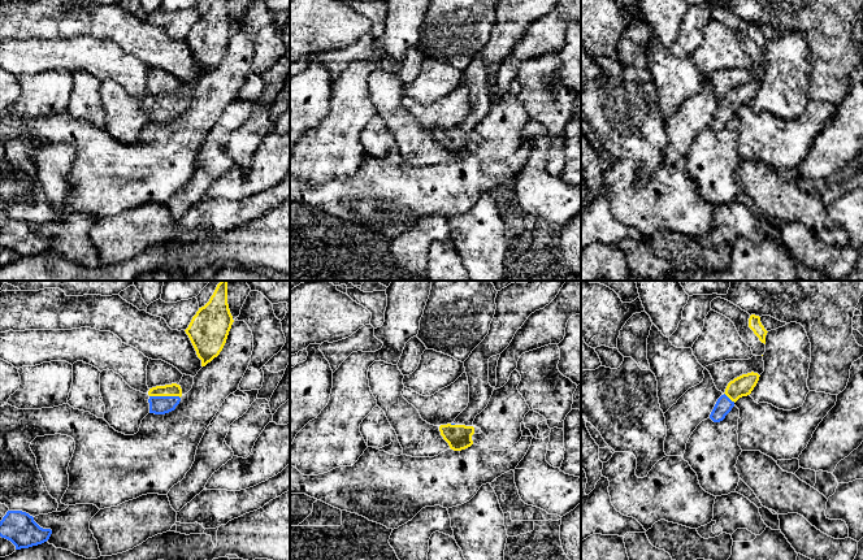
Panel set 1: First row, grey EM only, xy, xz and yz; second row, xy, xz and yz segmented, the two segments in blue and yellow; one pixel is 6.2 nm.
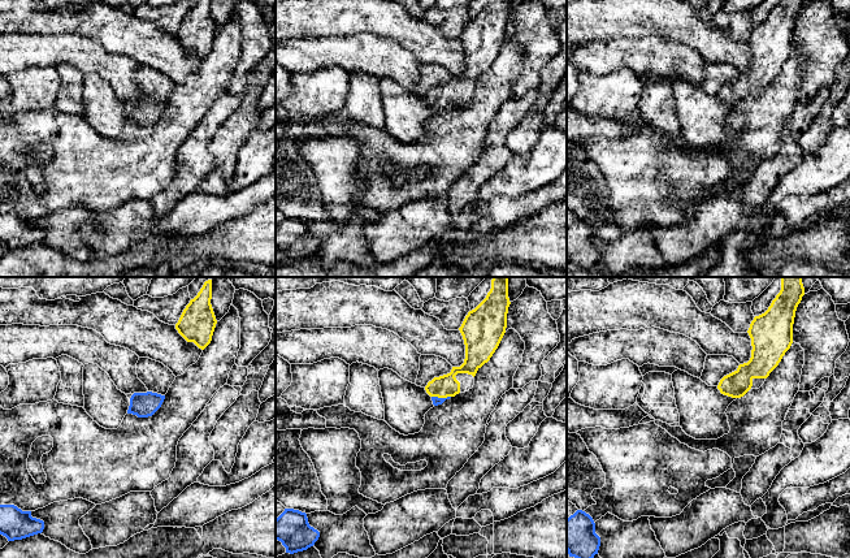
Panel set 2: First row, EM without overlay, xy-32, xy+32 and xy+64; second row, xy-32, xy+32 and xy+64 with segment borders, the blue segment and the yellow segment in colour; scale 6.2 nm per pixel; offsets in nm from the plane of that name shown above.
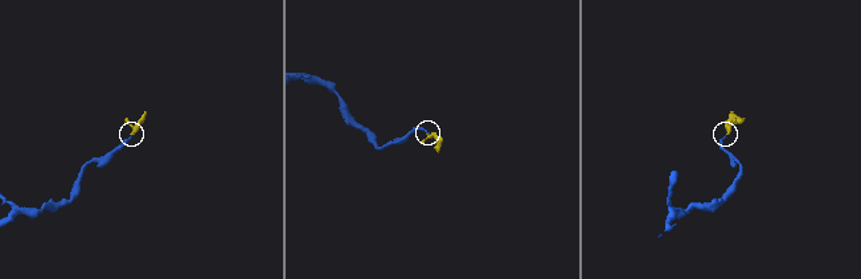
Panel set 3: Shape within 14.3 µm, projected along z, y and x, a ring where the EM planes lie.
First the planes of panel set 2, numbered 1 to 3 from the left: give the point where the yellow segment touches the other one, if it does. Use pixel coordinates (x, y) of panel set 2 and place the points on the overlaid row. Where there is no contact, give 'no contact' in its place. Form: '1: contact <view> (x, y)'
1: no contact
2: contact xy+32 (441, 398)
3: no contact

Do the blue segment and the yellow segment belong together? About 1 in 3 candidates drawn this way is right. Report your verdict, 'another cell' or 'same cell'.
same cell

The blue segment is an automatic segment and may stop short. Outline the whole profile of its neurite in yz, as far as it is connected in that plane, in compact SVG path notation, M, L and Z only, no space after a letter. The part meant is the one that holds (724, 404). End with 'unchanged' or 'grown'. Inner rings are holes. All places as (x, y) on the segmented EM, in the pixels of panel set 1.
M751 372L730 381L725 388L725 392L717 399L710 418L714 422L723 421L740 398L751 394L759 381L759 377L760 375L758 373Z; grown

